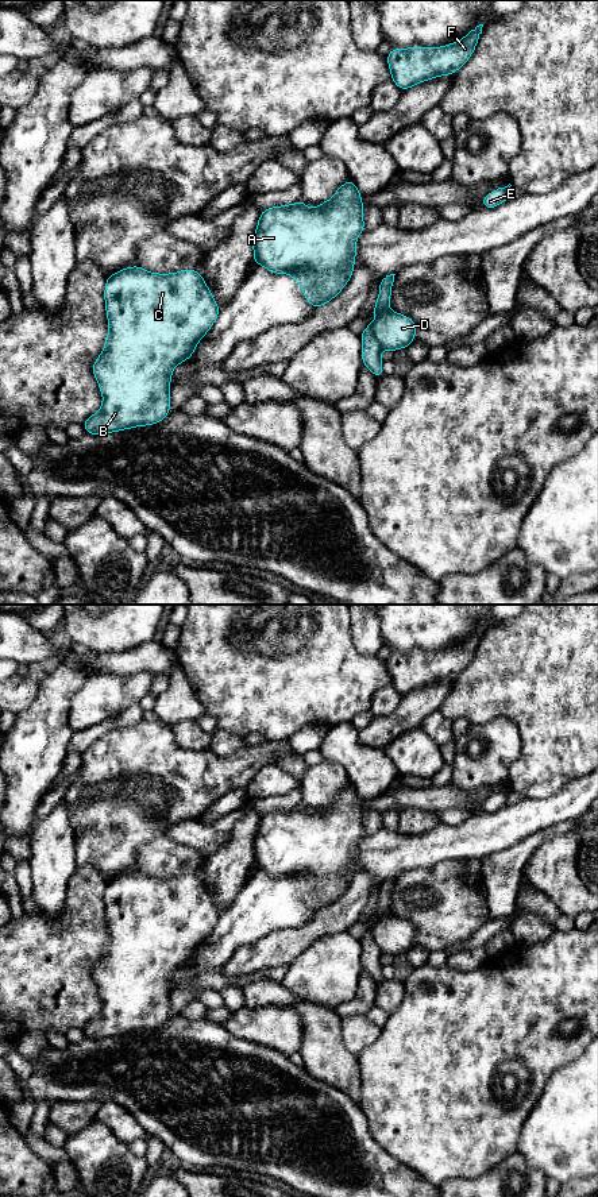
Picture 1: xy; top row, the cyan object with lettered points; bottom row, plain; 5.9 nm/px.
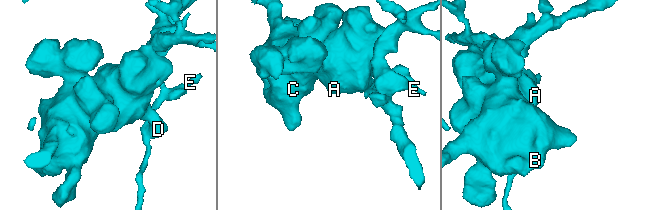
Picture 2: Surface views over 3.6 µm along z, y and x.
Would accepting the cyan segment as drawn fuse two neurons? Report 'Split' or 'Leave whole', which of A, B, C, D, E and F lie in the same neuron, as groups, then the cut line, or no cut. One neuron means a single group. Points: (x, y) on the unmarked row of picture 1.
Split. Groups: A B C D / E F. Split along xy (373, 925), (373, 941), (382, 953)

